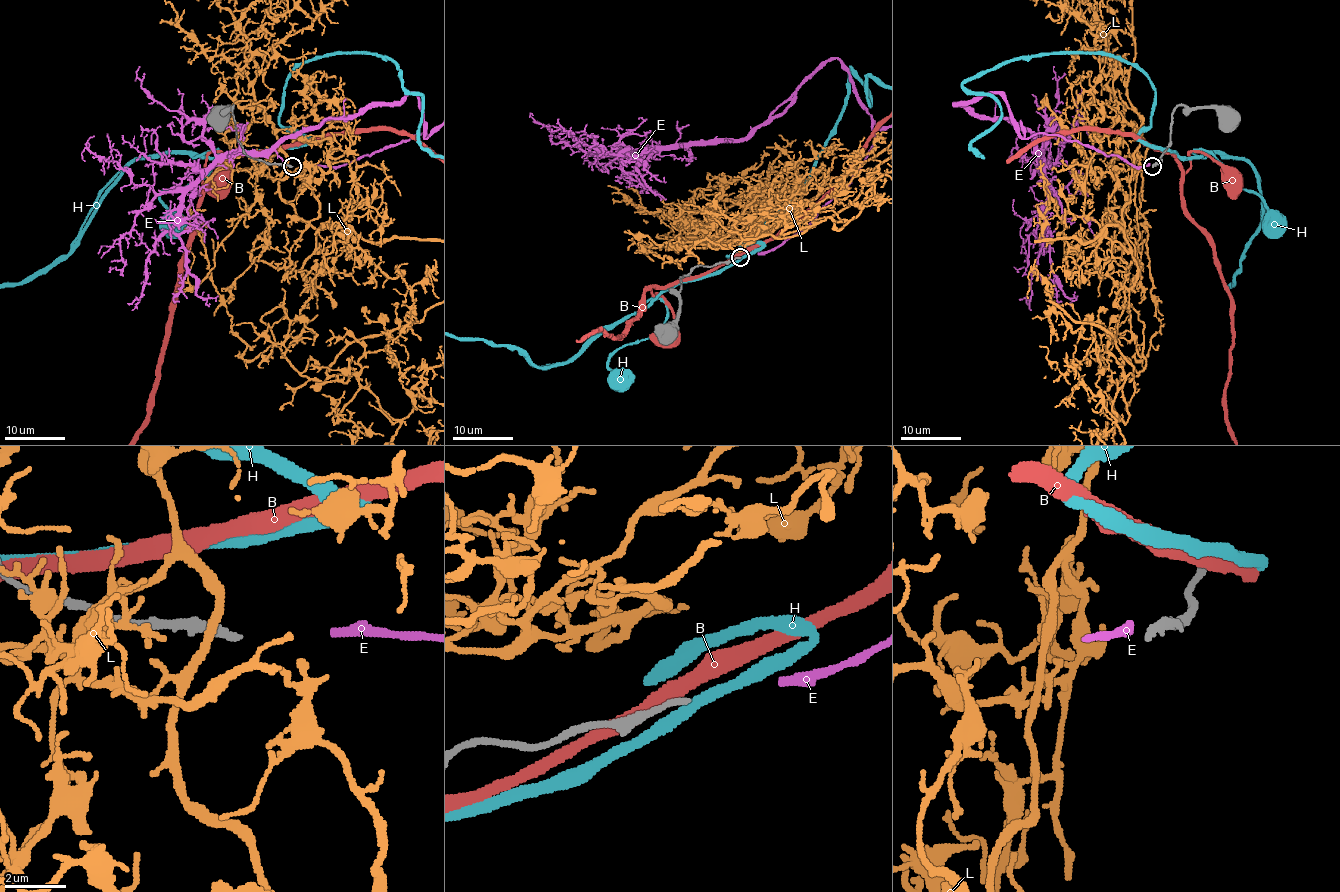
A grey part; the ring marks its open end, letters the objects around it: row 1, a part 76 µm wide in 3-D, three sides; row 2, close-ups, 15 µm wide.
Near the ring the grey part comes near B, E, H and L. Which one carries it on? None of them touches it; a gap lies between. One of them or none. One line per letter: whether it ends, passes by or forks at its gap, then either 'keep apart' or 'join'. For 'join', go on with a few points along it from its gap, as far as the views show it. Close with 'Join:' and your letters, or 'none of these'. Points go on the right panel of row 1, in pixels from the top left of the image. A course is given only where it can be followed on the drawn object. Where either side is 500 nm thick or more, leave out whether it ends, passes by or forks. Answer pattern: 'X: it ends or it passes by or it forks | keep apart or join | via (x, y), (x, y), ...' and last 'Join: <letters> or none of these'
B: it passes by | keep apart
E: it ends | join | via (1150, 166), (1024, 138), (998, 93), (953, 102), (1025, 128), (1050, 193), (1037, 160), (1015, 147), (1010, 161)
H: it passes by | keep apart
L: it passes by | keep apart
Join: E

